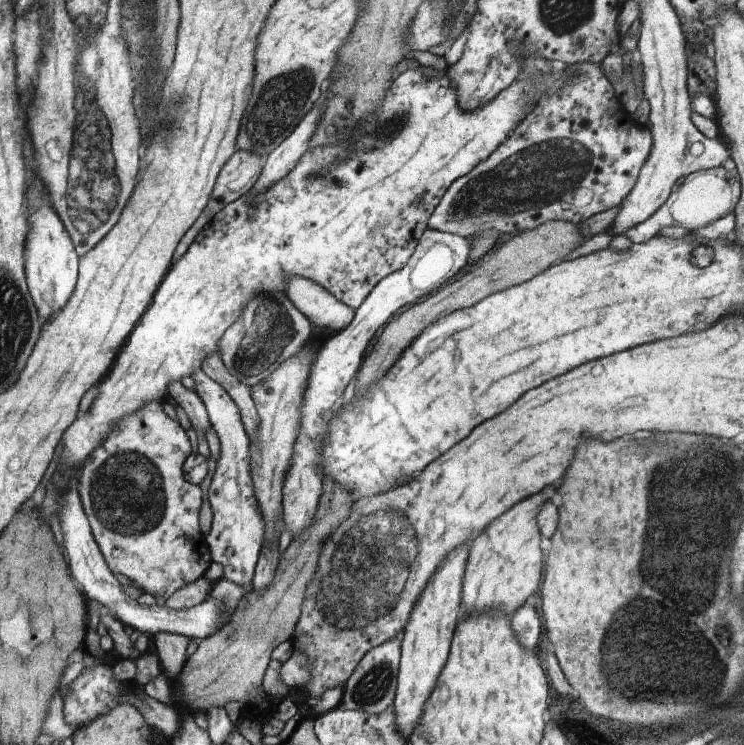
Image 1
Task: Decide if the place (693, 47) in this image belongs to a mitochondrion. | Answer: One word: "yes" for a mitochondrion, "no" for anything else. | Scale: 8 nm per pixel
no

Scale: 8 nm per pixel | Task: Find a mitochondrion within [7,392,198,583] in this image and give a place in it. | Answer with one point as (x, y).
(125, 497)

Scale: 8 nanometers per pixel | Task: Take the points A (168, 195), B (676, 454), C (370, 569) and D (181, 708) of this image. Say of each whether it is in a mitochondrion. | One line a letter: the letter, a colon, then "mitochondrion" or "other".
A: other
B: mitochondrion
C: mitochondrion
D: other

